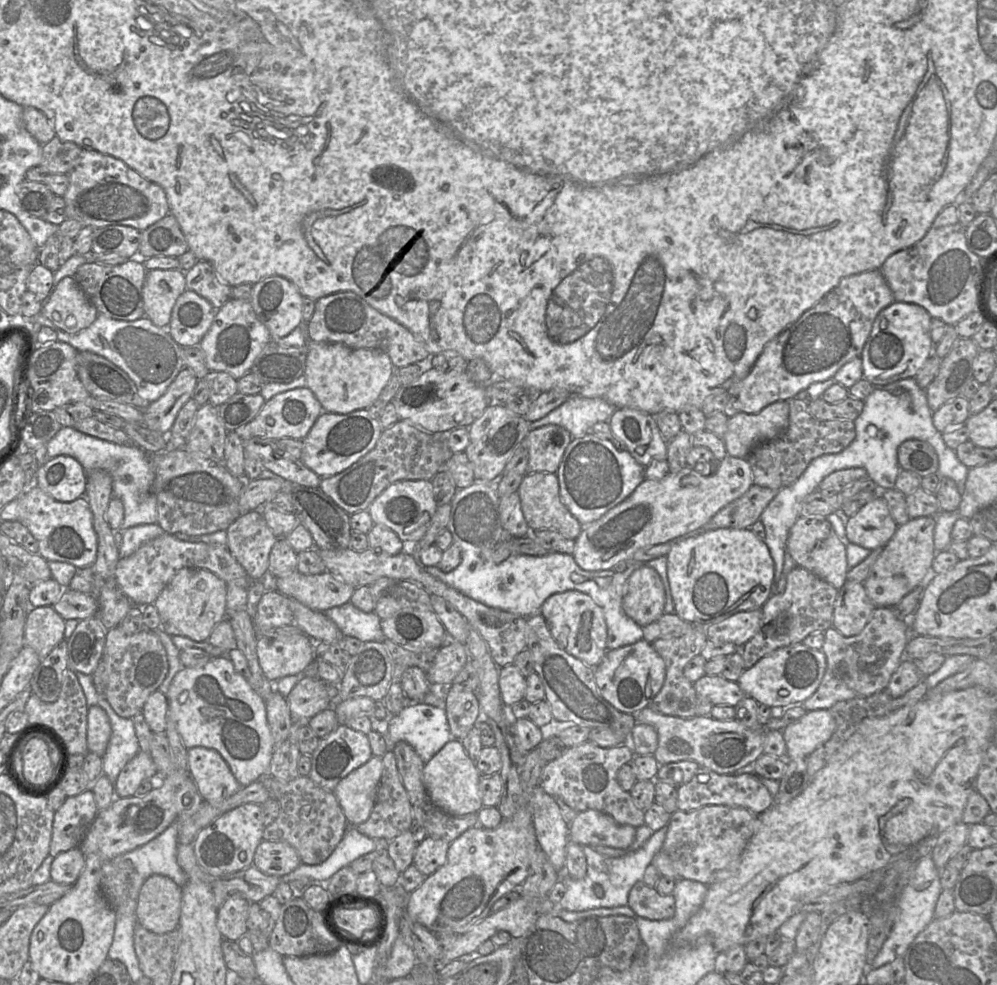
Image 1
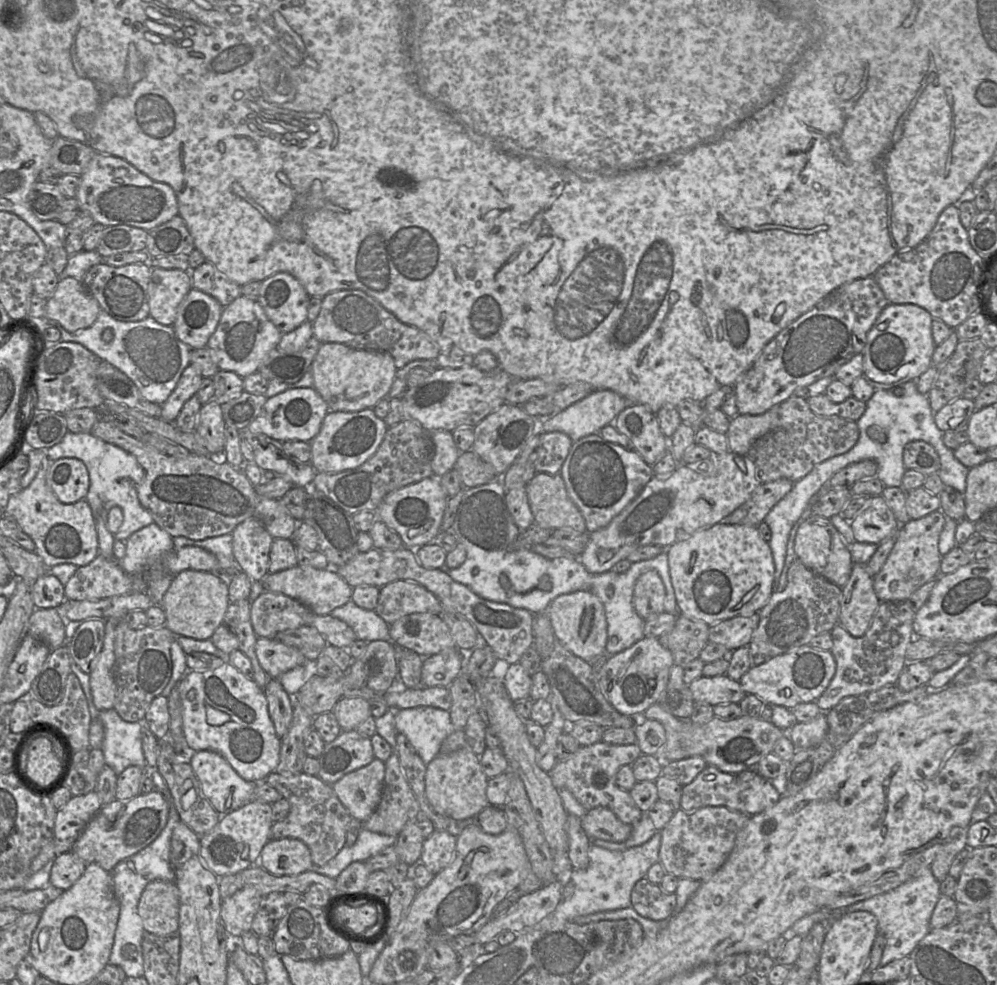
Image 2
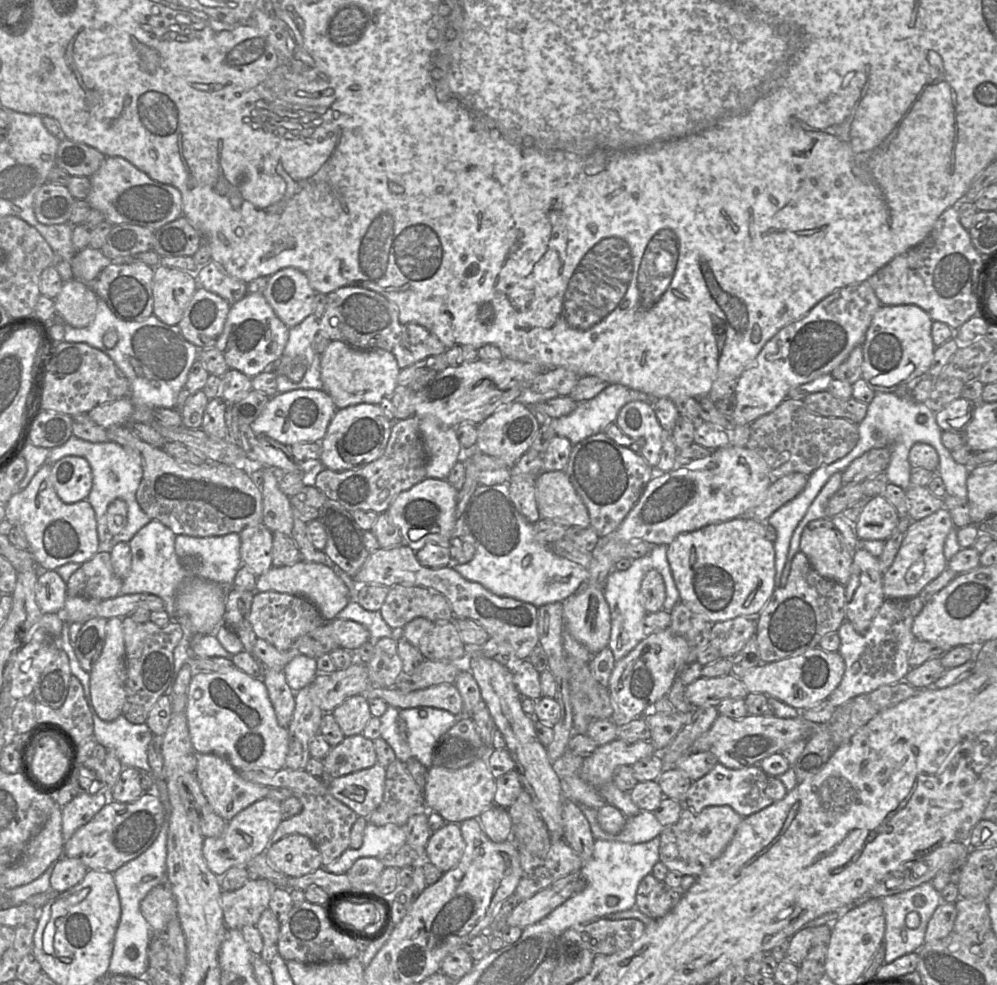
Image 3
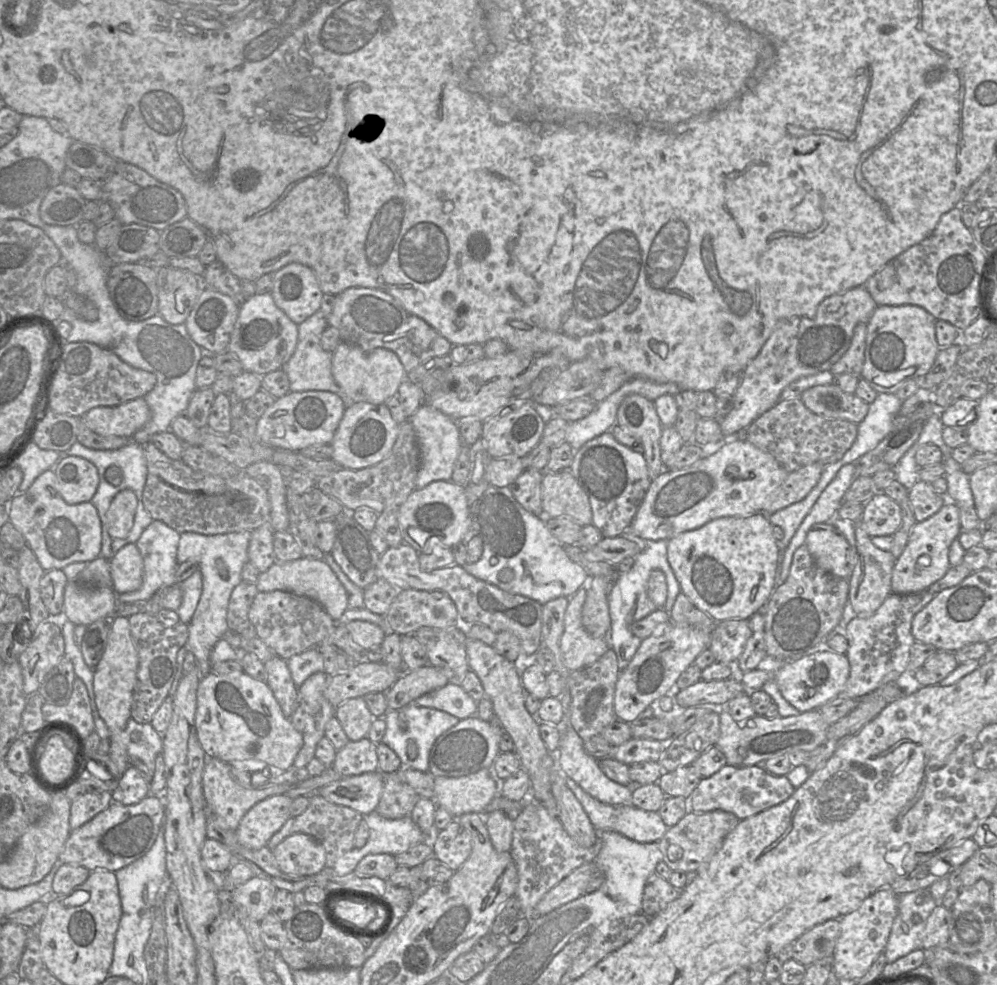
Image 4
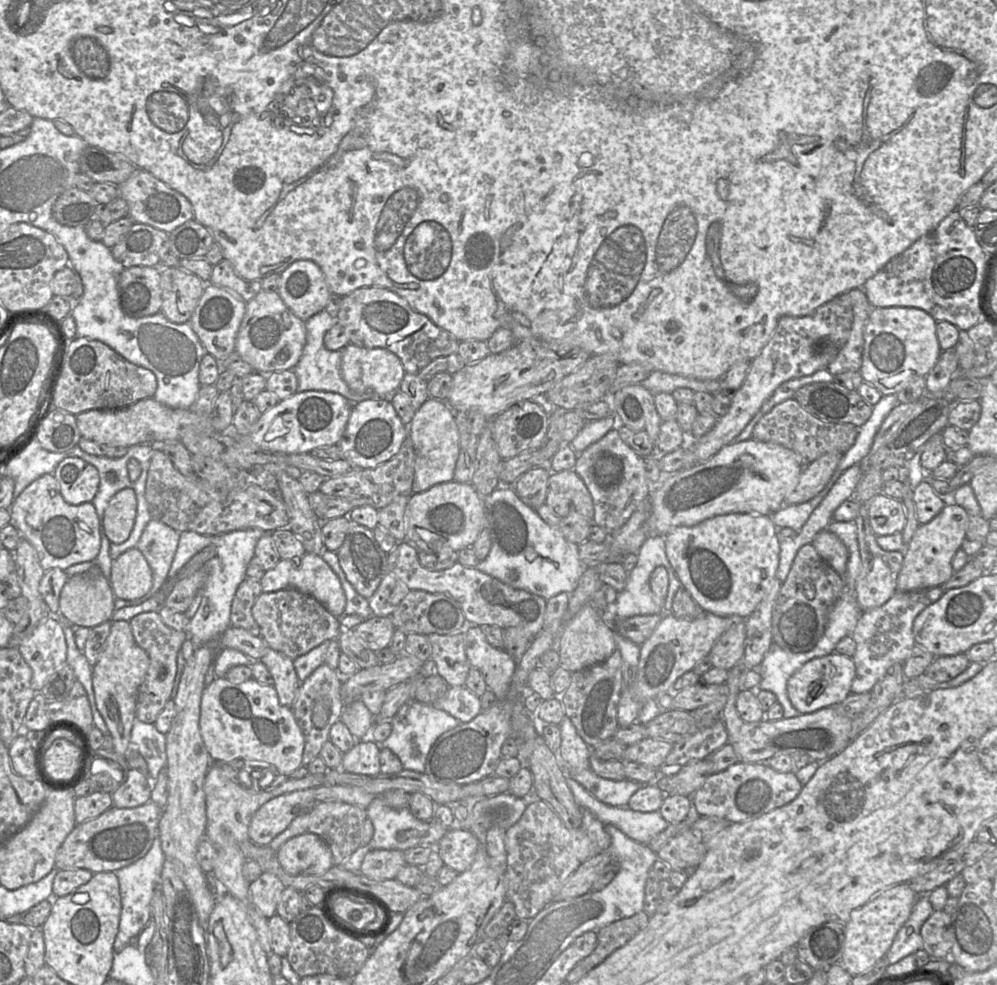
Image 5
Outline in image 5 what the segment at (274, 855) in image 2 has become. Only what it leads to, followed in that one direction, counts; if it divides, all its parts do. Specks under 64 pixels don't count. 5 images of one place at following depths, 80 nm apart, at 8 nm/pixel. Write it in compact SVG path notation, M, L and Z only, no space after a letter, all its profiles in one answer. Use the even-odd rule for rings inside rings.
M306 832L287 840L276 852L282 868L290 875L321 875L333 865L329 845L320 836Z

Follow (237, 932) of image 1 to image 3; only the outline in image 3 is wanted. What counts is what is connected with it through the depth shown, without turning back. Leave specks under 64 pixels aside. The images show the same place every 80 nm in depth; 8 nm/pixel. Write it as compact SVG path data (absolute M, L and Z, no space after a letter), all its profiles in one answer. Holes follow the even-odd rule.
M251 878L239 889L222 891L220 906L226 927L241 929L247 925L256 926L262 912L269 907L274 887L266 879Z

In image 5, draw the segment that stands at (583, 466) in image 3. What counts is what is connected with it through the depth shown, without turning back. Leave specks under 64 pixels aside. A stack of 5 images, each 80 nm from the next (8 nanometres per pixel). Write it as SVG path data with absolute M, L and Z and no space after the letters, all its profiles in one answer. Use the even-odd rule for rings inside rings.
M617 429L610 430L599 441L579 453L573 470L584 481L592 496L593 523L608 534L618 531L640 505L649 500L653 487L646 478L646 459L621 439Z

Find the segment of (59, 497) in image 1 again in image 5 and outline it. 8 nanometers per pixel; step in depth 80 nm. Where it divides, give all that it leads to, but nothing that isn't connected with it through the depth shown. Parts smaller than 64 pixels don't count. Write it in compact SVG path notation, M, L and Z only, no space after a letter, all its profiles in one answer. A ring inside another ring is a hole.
M78 457L63 459L53 472L63 499L71 505L91 502L99 487L98 470Z

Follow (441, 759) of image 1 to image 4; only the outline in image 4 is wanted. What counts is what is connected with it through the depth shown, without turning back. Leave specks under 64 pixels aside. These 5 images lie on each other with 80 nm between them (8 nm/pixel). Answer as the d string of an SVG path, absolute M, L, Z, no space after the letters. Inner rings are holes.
M489 768L461 777L437 776L433 800L453 818L466 813L483 814L499 794L500 782Z

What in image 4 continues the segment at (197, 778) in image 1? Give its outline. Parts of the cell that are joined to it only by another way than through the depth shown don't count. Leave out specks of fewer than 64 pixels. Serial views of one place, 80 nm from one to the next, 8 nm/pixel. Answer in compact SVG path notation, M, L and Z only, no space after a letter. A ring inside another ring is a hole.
M207 756L202 775L202 787L207 809L221 820L221 827L236 830L245 813L259 801L276 794L284 794L292 784L270 785L266 788L248 789L241 786L230 774L229 763Z

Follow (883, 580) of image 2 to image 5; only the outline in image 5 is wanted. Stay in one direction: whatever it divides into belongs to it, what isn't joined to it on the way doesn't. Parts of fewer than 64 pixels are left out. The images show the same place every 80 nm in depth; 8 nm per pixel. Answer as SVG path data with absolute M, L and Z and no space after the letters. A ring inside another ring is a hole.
M948 500L942 511L930 522L919 525L904 549L904 559L897 578L897 591L917 591L942 586L953 575L952 559L966 538L969 515L964 508Z

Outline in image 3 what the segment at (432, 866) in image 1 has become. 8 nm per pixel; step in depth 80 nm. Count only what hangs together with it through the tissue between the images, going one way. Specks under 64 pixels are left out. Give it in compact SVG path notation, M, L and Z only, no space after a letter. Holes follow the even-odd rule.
M446 823L429 838L424 852L424 859L444 873L458 865L465 847L466 843L460 825Z

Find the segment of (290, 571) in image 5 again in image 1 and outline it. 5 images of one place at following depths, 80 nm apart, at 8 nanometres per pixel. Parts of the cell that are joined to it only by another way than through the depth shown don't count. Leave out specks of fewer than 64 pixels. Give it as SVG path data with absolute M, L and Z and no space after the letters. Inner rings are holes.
M294 571L287 576L275 578L274 588L318 612L347 603L355 589L328 571L316 575Z

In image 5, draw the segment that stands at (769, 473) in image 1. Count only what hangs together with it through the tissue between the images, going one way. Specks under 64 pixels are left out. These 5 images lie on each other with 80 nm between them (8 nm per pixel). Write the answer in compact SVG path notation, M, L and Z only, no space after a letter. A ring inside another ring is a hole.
M795 398L774 406L755 425L752 438L776 443L798 454L803 467L827 453L846 453L855 443L859 428L851 423L830 423L805 410Z

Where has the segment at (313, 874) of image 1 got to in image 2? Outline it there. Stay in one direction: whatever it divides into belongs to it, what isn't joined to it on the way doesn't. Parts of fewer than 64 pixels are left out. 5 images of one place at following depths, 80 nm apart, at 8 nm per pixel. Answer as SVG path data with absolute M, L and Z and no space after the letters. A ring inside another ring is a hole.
M362 828L356 842L352 846L344 846L325 865L313 865L311 870L336 879L351 863L366 861L385 848L393 846L396 840L397 836L375 833Z

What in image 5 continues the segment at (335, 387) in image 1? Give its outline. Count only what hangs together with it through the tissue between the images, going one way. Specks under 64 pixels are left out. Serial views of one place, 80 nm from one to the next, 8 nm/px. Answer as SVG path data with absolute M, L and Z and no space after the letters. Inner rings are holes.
M349 343L341 350L341 375L357 394L375 394L378 398L399 390L405 375L400 359L384 348L365 348Z

